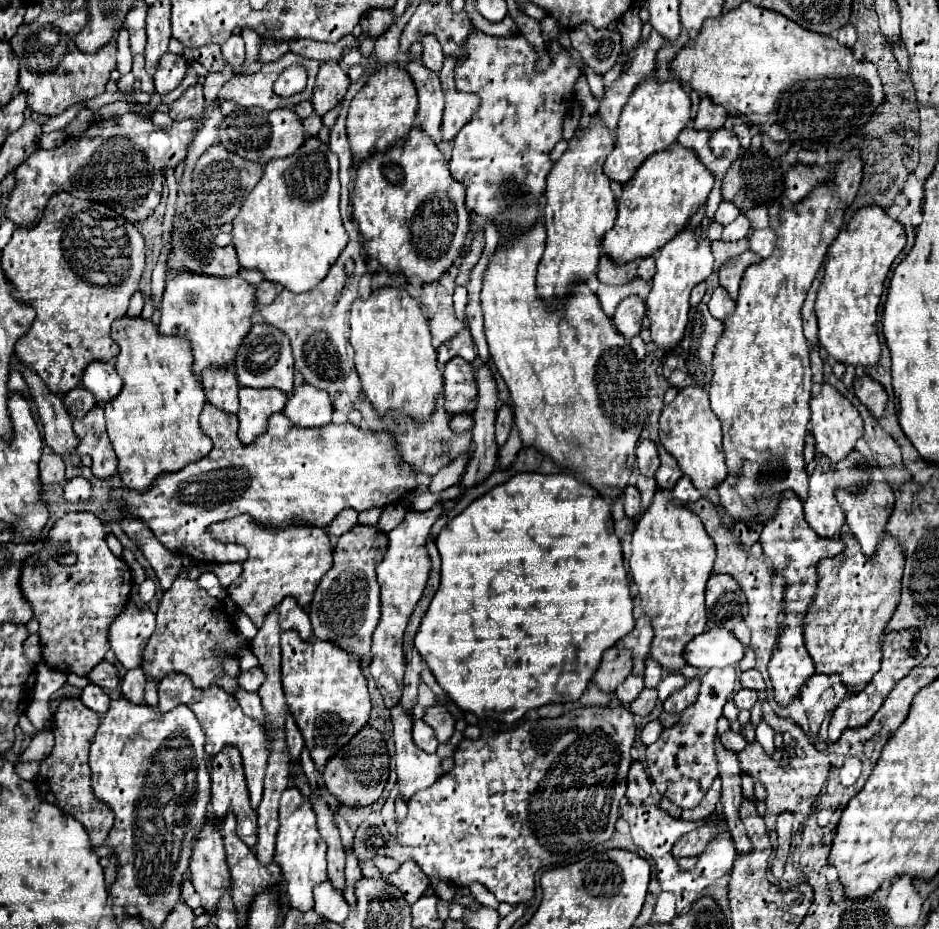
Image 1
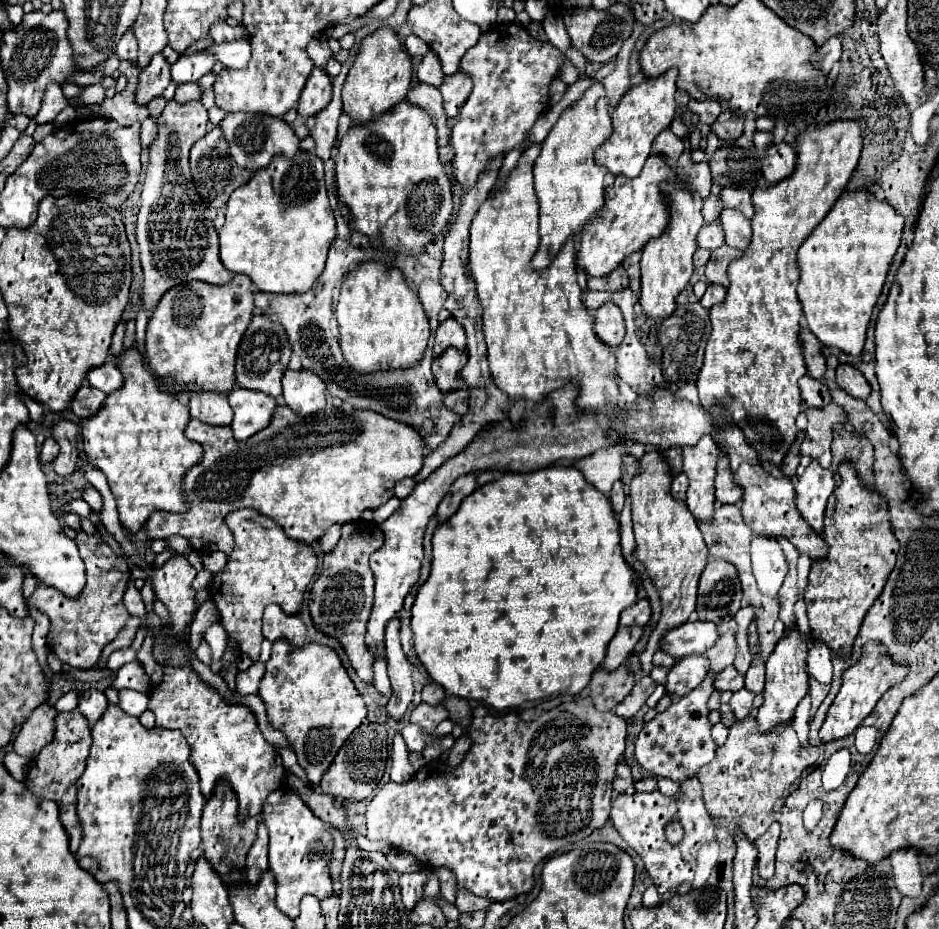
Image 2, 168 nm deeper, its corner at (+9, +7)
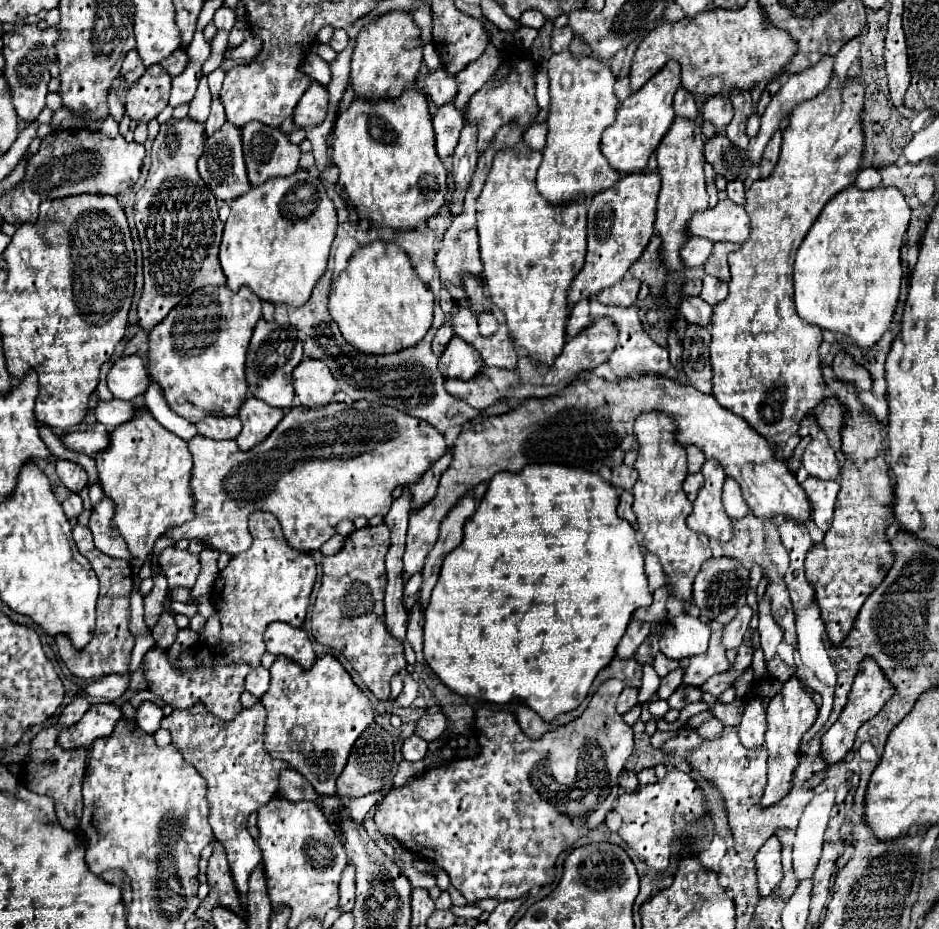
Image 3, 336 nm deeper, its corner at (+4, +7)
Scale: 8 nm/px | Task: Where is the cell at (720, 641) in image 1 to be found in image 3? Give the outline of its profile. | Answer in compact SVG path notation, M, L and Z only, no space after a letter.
M691 615L669 617L661 625L659 649L669 659L687 659L707 651L711 629L705 621Z

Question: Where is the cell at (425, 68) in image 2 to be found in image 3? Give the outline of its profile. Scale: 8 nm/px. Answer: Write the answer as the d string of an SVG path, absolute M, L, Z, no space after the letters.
M439 67L437 71L431 71L431 73L425 77L425 91L427 91L429 99L431 99L437 107L441 107L443 103L453 101L455 93L457 93L455 77L449 75L443 67Z

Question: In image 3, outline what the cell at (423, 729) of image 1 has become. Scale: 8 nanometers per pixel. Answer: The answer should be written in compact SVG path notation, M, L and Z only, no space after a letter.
M415 733L405 739L405 743L403 743L403 757L405 757L405 759L409 759L409 761L419 761L419 759L423 759L425 755L427 755L427 743L425 743L425 739L421 739L421 737L415 735Z

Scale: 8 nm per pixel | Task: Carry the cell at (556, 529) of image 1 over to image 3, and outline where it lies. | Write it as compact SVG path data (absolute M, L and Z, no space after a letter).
M531 463L521 473L497 473L489 481L489 489L485 497L479 501L477 511L467 521L467 527L463 527L463 541L457 545L443 561L439 581L431 593L429 605L425 607L425 623L423 623L423 657L427 665L433 669L433 673L457 695L463 697L481 697L491 699L495 697L497 703L509 703L513 699L525 703L533 711L537 711L545 721L551 721L555 715L571 711L581 705L581 701L587 697L593 679L597 673L613 659L615 647L621 641L627 623L635 609L649 607L653 597L647 589L647 575L643 571L643 553L639 549L637 533L635 529L617 515L617 503L619 495L617 489L609 483L605 483L597 473L567 467L559 463Z

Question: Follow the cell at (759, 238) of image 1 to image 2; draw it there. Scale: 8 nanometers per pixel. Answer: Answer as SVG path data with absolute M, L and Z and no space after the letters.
M722 209L716 219L724 229L724 243L736 249L746 249L752 237L750 221L736 209Z

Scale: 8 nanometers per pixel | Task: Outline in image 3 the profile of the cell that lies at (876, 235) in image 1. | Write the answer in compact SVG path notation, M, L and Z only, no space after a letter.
M847 187L821 211L795 257L795 307L801 319L851 337L861 349L875 345L887 331L899 297L901 247L911 209L895 187L869 191Z

